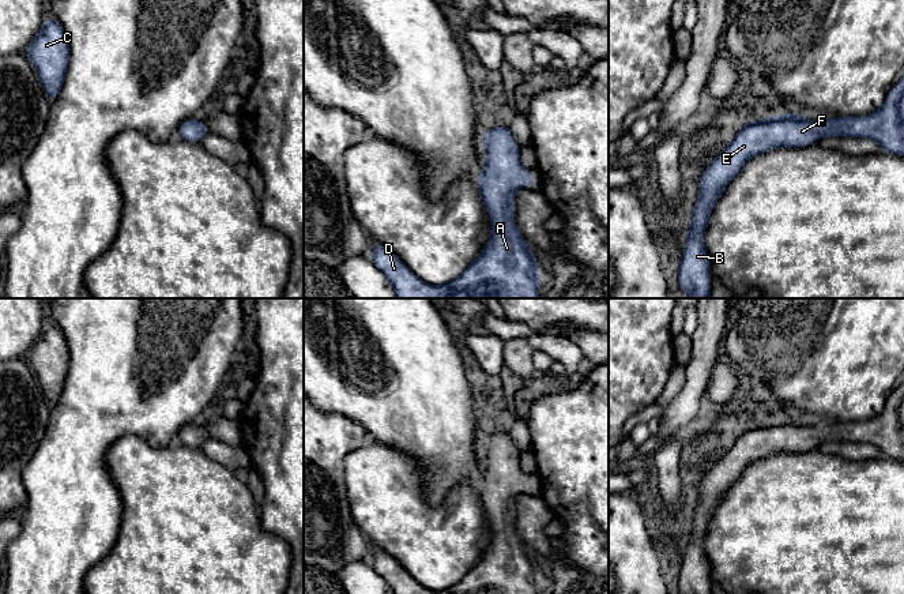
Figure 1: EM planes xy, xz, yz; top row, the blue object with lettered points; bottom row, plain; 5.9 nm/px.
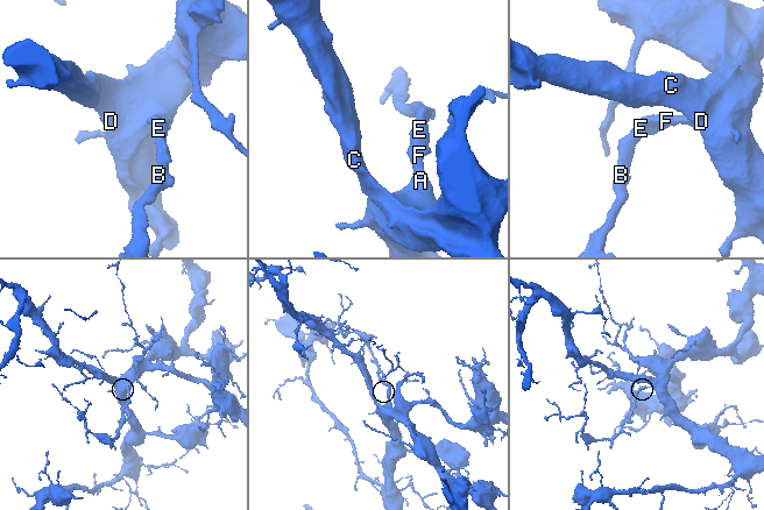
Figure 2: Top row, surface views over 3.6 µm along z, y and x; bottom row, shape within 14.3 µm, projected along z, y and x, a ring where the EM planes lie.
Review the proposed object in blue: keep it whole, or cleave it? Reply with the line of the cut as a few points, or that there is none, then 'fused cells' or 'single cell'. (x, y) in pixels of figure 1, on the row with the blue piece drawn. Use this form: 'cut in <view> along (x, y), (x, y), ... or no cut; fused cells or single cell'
no cut; single cell

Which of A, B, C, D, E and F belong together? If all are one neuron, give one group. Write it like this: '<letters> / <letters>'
A B C D E F

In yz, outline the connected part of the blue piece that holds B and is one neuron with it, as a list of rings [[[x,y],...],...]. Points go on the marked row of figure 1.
[[[904,78],[894,83],[884,105],[863,117],[840,116],[811,121],[806,116],[784,113],[753,123],[745,121],[730,144],[701,173],[692,223],[678,272],[678,286],[692,298],[709,298],[711,260],[703,234],[715,203],[727,184],[753,157],[776,147],[807,147],[817,138],[851,136],[877,142],[884,151],[904,155]]]

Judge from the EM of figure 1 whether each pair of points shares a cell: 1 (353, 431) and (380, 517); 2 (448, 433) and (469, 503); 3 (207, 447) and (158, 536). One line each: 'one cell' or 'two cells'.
1: two cells
2: two cells
3: two cells

